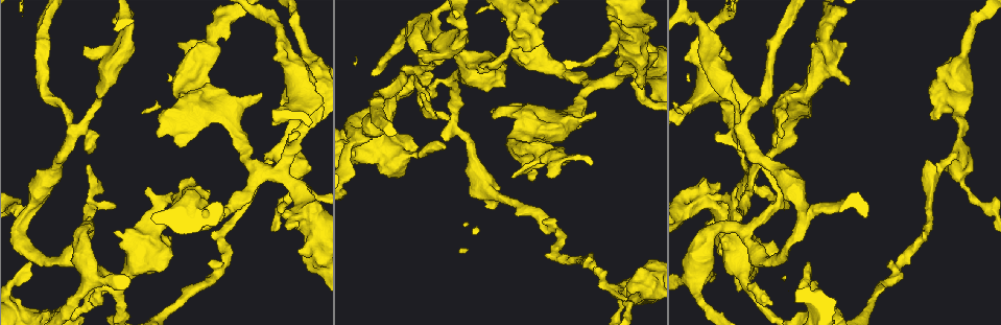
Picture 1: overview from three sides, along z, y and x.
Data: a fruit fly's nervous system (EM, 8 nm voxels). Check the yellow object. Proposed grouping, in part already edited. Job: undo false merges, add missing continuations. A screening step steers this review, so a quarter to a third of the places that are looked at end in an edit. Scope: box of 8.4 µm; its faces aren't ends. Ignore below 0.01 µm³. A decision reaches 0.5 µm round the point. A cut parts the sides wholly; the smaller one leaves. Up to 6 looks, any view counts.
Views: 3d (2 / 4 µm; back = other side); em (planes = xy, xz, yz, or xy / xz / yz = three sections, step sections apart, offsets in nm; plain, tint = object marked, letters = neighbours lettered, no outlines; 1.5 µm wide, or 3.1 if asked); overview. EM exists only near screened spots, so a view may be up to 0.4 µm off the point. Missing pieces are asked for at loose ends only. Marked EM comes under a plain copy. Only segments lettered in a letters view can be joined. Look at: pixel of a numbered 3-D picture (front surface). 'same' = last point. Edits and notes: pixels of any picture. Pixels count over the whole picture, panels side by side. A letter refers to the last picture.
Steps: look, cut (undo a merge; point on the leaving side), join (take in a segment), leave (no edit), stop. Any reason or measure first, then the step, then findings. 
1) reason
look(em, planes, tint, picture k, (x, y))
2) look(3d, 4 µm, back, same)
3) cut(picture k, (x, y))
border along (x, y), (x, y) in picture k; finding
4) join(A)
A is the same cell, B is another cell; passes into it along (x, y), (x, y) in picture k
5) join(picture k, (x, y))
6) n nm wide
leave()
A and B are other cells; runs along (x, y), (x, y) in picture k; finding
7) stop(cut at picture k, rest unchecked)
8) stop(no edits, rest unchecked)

an open end
look(em, planes, letters, picture 1, (288, 227))

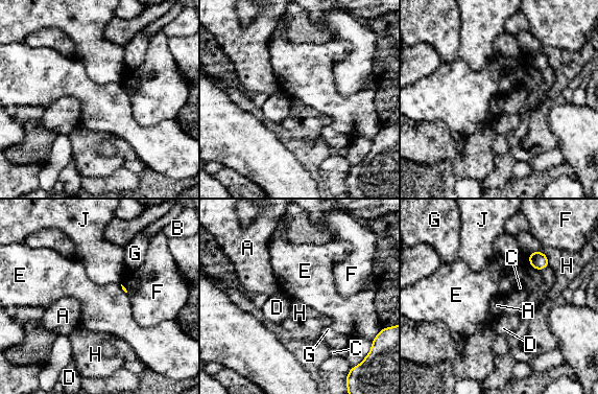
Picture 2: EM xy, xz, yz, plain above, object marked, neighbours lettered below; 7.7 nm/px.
leave()
A, B, C, D, E, F, G, H and J are other cells; border along (527, 254), (530, 265) in picture 2; no lettered segment goes on from it

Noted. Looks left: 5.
free end
look(3d, 4 µm, picture 1, (113, 207))

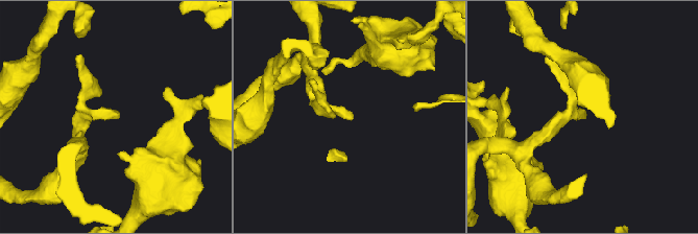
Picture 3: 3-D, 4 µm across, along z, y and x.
look(em, planes, letters, picture 3, (352, 118))

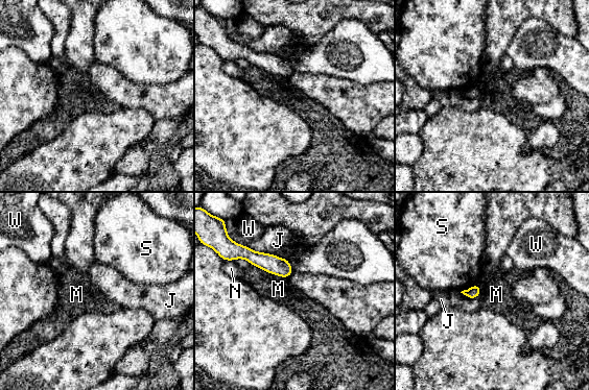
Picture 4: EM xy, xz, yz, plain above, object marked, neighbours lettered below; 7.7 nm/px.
J touches over 340 nm
leave()
J, M, N, S and W are other cells; runs along (231, 252), (246, 252), (289, 271) in picture 4; none of them fits

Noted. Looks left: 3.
thin arm on a thick one
look(em, xz, step 4, tint, picture 1, (711, 197))

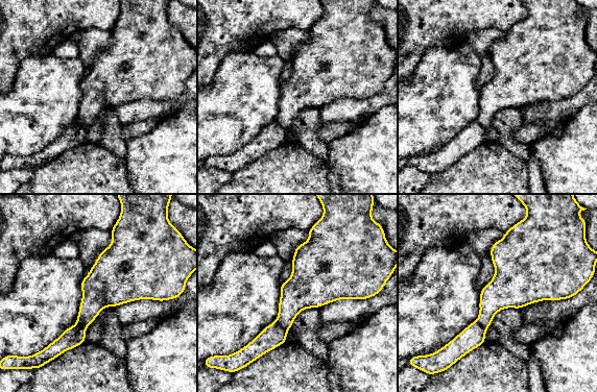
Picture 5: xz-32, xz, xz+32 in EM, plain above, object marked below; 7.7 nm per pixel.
look(em, planes, letters, same)

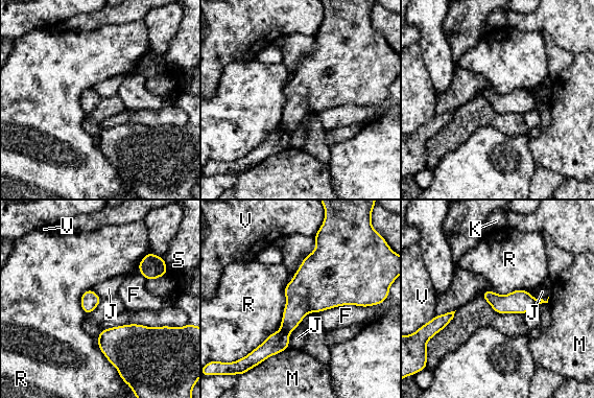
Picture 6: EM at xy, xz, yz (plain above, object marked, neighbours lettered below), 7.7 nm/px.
460 nm wide
cut(picture 6, (276, 343))
F, J, K, M, R, S and V are other cells; border along (281, 329), (288, 333) in picture 6; a second cell is stuck on

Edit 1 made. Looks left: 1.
stop(cut at picture 6, rest unchecked)

